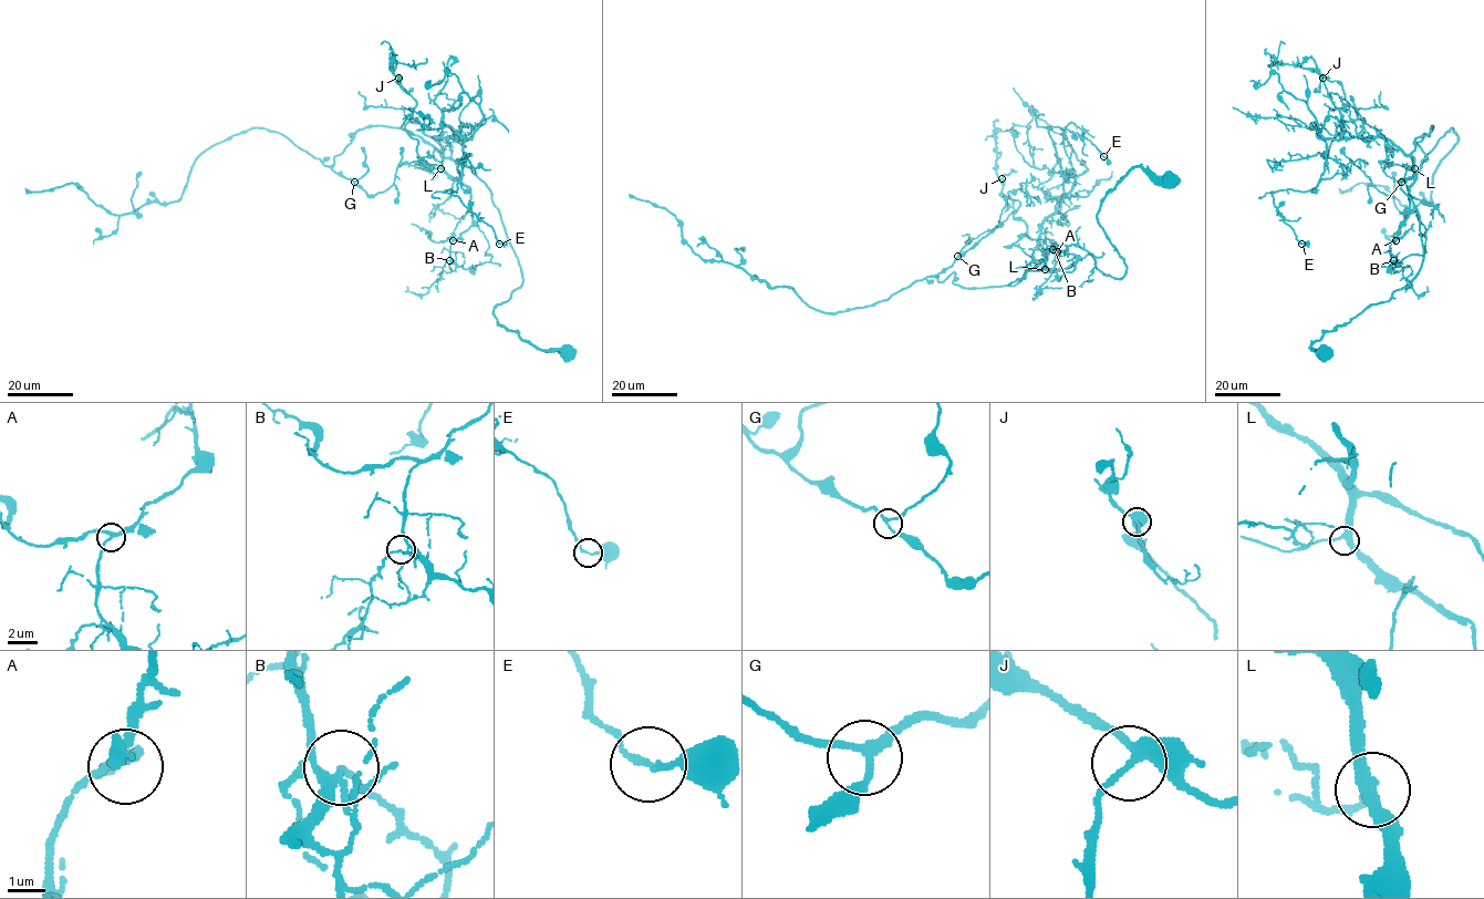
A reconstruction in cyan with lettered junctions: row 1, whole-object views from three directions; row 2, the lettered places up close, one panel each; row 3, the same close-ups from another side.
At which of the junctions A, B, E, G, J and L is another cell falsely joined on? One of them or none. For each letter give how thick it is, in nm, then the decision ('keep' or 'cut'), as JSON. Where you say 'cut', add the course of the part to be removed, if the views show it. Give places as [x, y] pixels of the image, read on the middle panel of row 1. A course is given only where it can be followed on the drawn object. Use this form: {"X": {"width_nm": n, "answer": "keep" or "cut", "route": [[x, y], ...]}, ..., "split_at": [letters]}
{"A": {"width_nm": 200, "answer": "keep"}, "B": {"width_nm": 110, "answer": "keep"}, "E": {"width_nm": 160, "answer": "keep"}, "G": {"width_nm": 180, "answer": "keep"}, "J": {"width_nm": 280, "answer": "keep"}, "L": {"width_nm": 300, "answer": "keep"}, "split_at": []}

